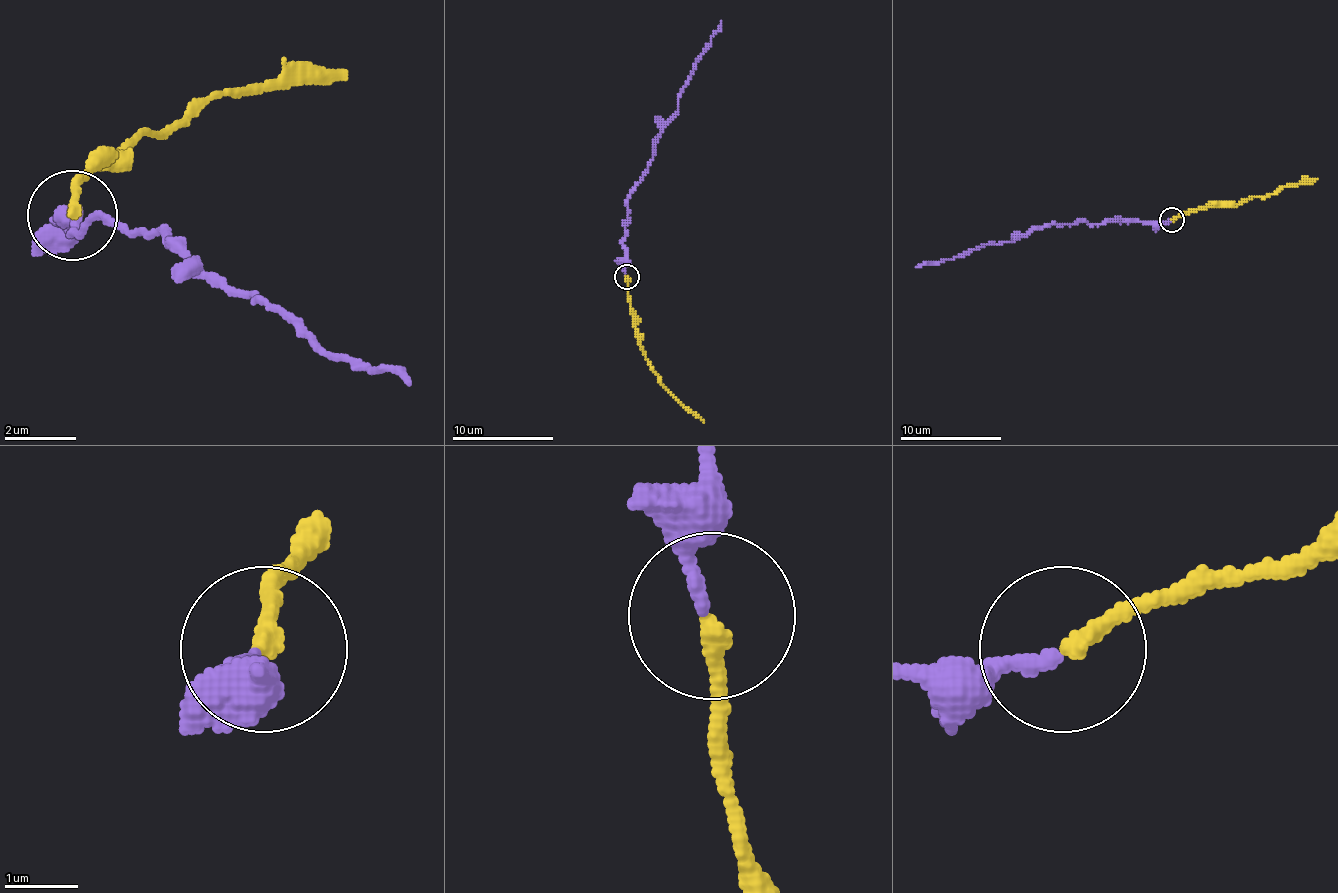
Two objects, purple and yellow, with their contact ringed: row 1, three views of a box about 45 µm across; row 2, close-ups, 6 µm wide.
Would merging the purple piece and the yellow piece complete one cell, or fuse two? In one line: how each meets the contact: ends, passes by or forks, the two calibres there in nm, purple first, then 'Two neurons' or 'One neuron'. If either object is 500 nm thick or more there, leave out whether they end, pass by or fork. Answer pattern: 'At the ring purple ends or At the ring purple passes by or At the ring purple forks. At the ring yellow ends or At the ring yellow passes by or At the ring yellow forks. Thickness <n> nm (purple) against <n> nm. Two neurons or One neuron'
At the ring purple ends. At the ring yellow ends. Thickness 200 nm (purple) against 240 nm. Two neurons

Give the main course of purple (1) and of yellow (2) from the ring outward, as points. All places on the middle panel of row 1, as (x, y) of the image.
1: (625, 276), (627, 195), (653, 157), (655, 137), (678, 109), (683, 86), (721, 21)
2: (627, 276), (633, 326), (650, 369), (703, 422)

